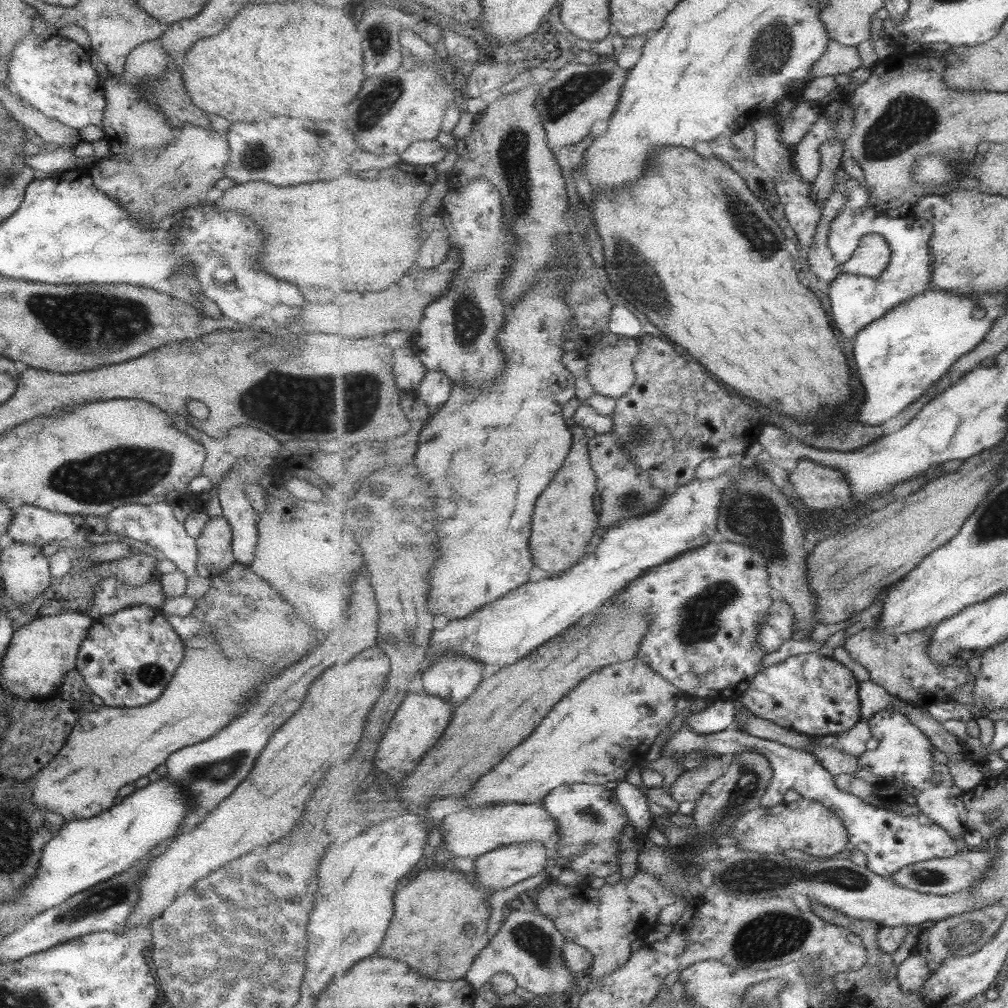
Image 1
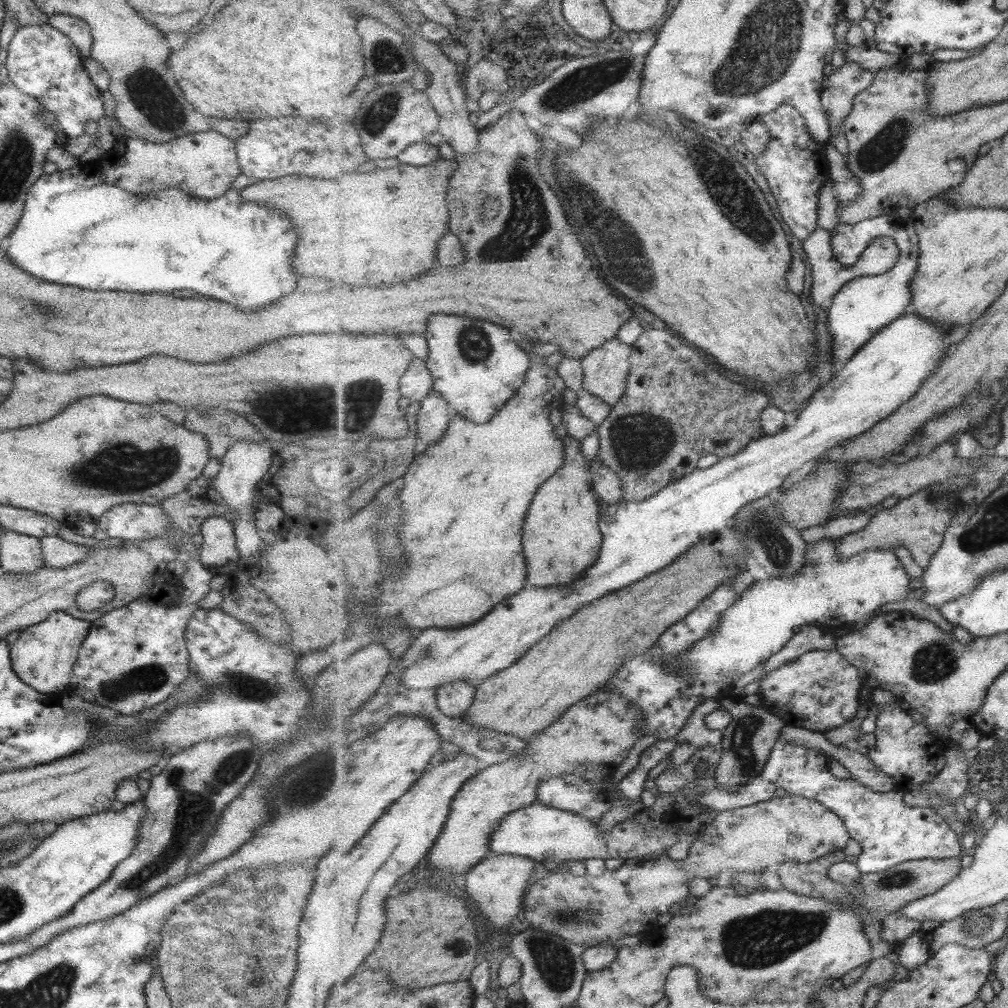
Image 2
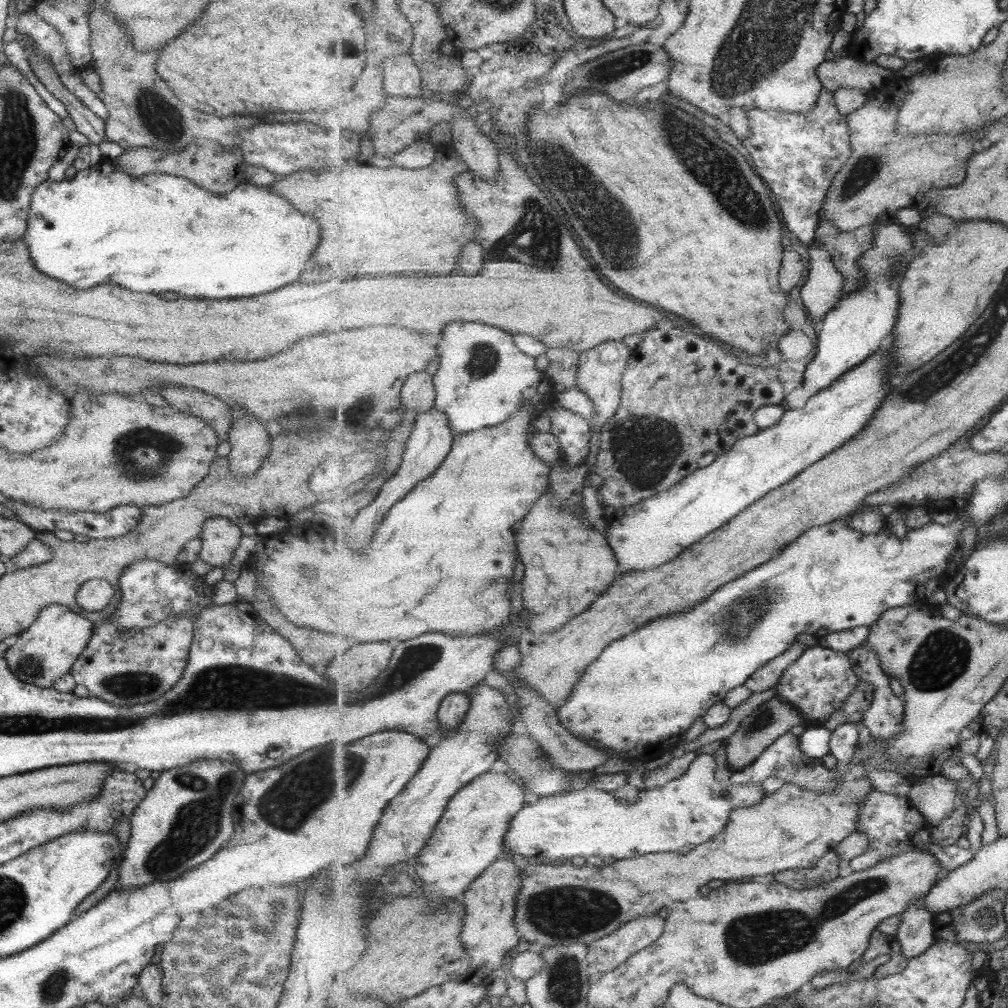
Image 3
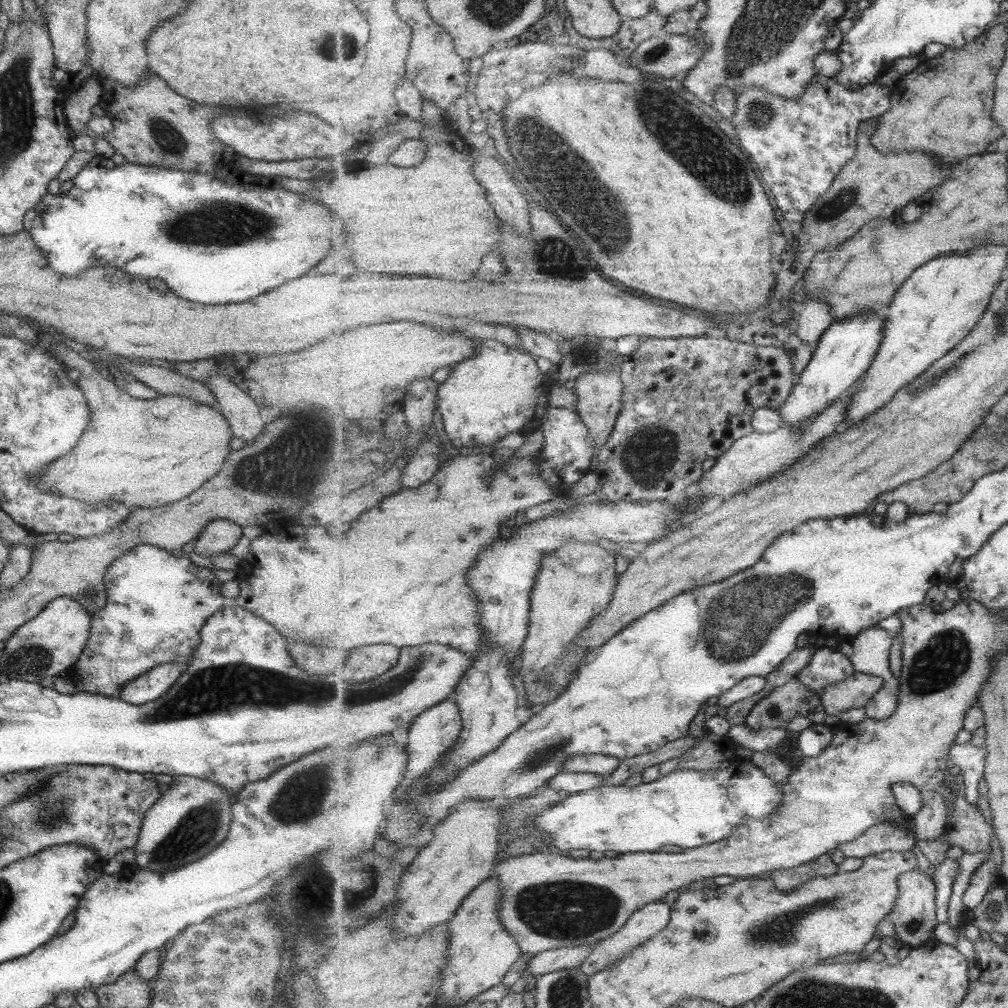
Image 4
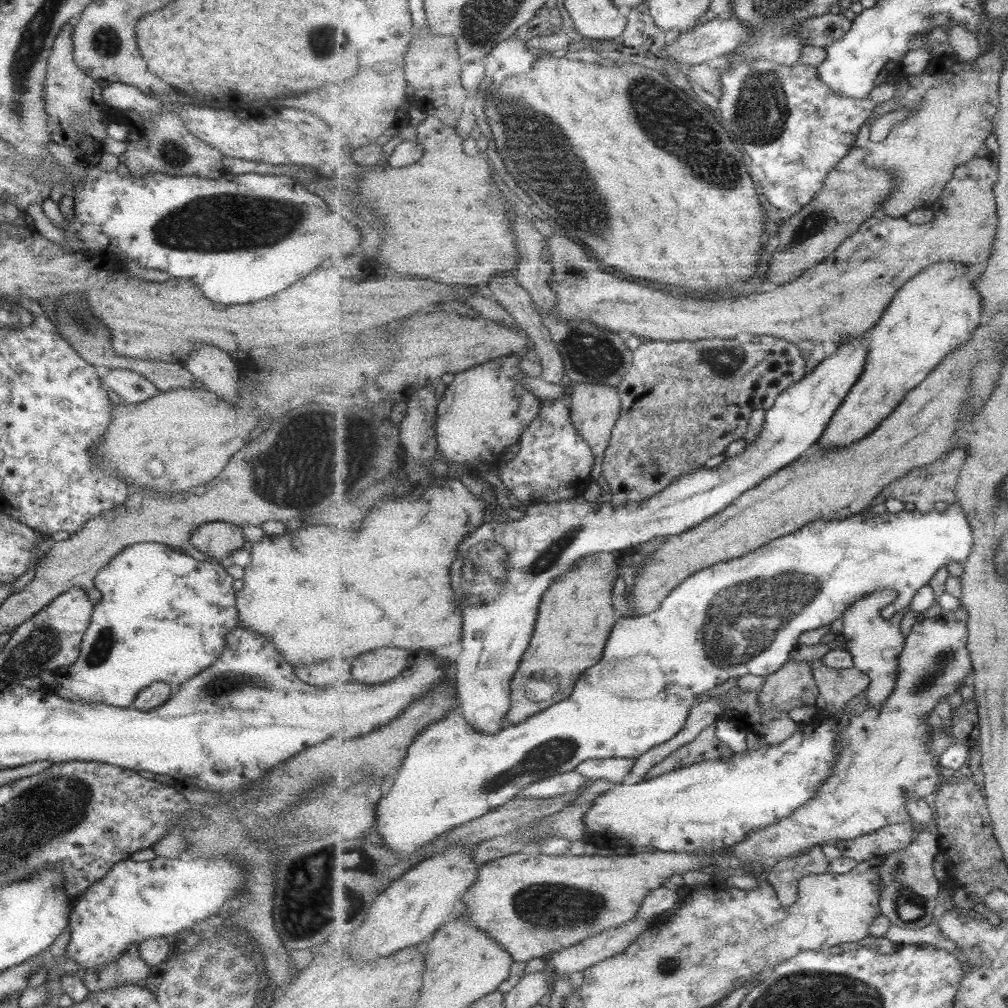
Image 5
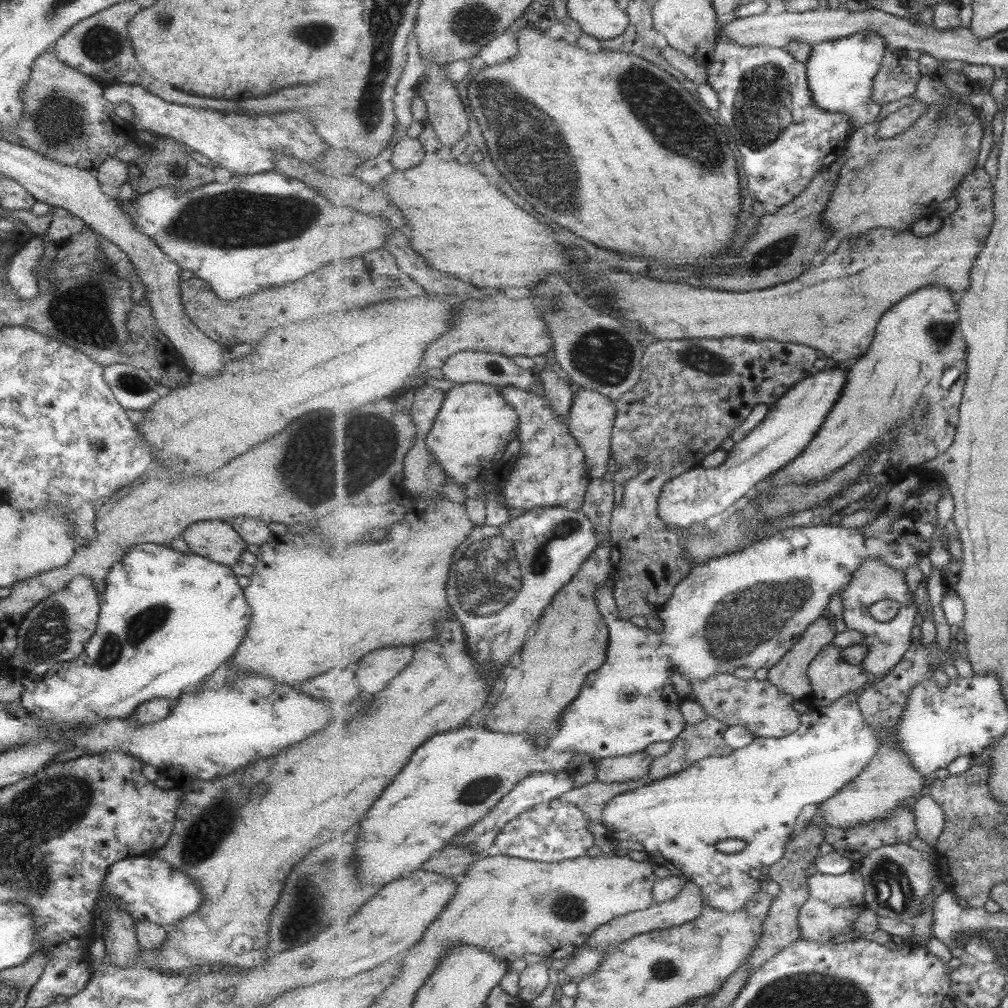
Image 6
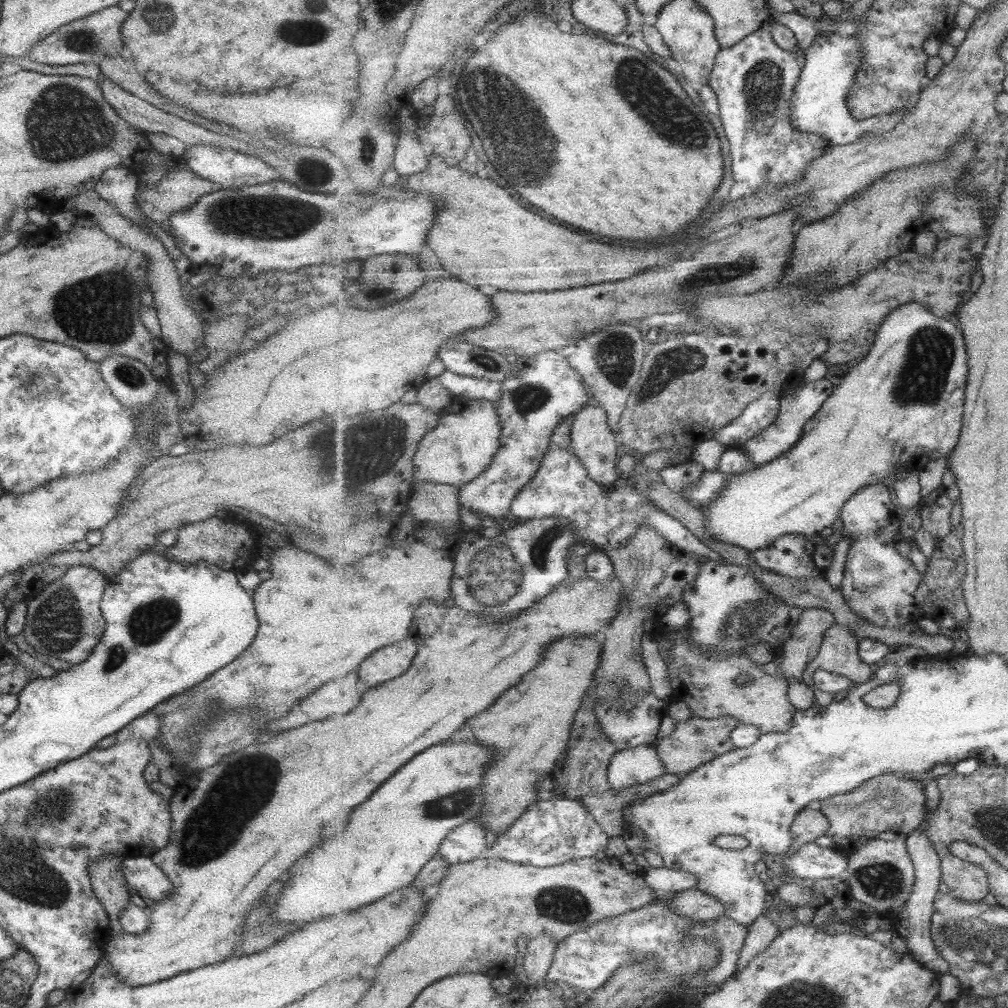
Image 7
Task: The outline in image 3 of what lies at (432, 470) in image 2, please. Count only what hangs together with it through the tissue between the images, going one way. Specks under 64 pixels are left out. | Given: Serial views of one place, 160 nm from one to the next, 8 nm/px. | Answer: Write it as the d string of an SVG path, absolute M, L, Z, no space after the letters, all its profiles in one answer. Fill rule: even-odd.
M525 405L521 407L521 412L517 412L517 416L513 416L513 420L507 420L505 424L501 424L501 426L497 426L497 428L483 428L483 430L477 430L477 432L464 432L463 434L455 433L454 434L454 443L451 449L451 452L447 455L447 458L444 460L444 463L440 466L439 469L436 470L435 474L428 476L423 482L419 483L407 496L404 496L397 504L393 505L393 508L389 509L389 512L385 515L385 520L381 522L381 526L379 526L379 530L377 530L377 534L373 536L373 542L371 542L371 546L369 548L365 548L363 550L363 554L347 554L347 552L331 552L331 554L317 554L317 550L313 548L313 544L308 544L307 546L311 546L309 550L305 548L305 542L303 540L299 540L299 537L289 537L285 540L276 539L275 536L260 538L256 541L255 549L253 551L253 554L249 556L249 559L244 562L244 565L246 566L246 569L252 572L255 575L256 578L256 584L255 586L263 587L264 591L270 596L271 602L274 604L275 607L279 608L281 610L281 614L289 622L293 622L293 624L297 624L297 626L307 626L307 628L312 628L316 631L326 632L330 635L337 635L337 636L351 636L351 638L357 638L353 644L357 644L357 642L375 642L375 640L393 640L393 638L397 638L397 640L401 641L408 641L412 638L415 638L416 636L421 636L424 634L429 634L430 632L442 632L445 634L448 634L449 636L454 637L460 637L460 636L469 636L471 635L496 635L497 633L500 634L500 637L504 638L504 642L502 642L502 645L504 648L502 648L497 653L496 658L496 669L499 670L500 674L502 676L505 676L507 680L515 681L516 682L516 692L520 696L520 708L519 708L519 714L521 721L524 723L524 726L526 727L526 730L528 731L528 737L534 742L537 743L548 755L548 759L551 760L551 764L555 764L557 768L563 770L563 772L573 772L573 774L579 774L581 772L585 771L593 771L597 766L601 766L602 764L605 764L607 760L611 759L611 756L607 756L607 753L605 751L601 751L597 749L597 747L593 747L592 743L585 742L585 740L578 739L576 736L573 736L571 734L571 731L569 729L566 729L560 721L559 715L558 715L558 709L553 706L538 690L535 690L530 684L526 684L526 682L522 682L522 680L518 680L516 676L514 676L514 672L516 671L517 667L520 667L521 661L522 661L522 654L520 651L519 644L517 642L517 637L510 636L508 634L508 624L512 622L512 616L511 616L511 600L509 600L509 594L507 593L507 590L510 588L510 582L512 582L511 578L513 578L513 574L515 574L515 564L517 564L517 556L519 555L518 548L516 547L516 533L513 534L513 526L519 522L519 520L523 520L527 514L529 514L529 510L533 508L533 504L545 494L545 492L548 491L549 485L550 485L550 475L552 472L552 465L546 462L543 462L533 450L531 450L531 446L529 446L529 440L533 438L533 434L535 432L538 432L538 430L535 430L535 426L531 424L531 406ZM307 564L307 568L313 568L315 570L315 578L313 580L305 580L303 576L301 576L302 572L299 572L303 566Z

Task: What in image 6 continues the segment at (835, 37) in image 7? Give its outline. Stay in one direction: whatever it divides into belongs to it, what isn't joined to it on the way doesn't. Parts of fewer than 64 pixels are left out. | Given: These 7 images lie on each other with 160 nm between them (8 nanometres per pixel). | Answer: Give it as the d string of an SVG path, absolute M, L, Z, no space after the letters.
M870 30L813 44L811 58L806 64L814 103L832 113L845 113L850 118L853 132L880 120L882 106L874 102L872 94L888 45L883 35Z

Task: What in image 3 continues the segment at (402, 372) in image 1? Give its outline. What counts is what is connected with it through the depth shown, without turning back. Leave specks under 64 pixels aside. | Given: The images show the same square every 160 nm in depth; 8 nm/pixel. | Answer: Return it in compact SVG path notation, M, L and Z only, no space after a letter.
M419 371L408 376L400 393L401 403L415 415L431 412L436 404L436 386L429 372Z

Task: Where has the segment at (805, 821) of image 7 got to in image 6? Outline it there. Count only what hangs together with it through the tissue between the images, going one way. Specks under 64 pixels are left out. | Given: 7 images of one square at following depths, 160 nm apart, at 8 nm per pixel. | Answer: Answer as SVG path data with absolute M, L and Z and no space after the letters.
M819 825L806 826L787 844L785 860L779 860L771 866L771 880L782 888L782 893L775 898L768 919L764 922L764 934L750 958L750 974L755 974L768 960L777 956L784 948L793 944L801 936L798 914L810 898L808 880L818 873L816 858L820 855L819 846L826 842L826 830Z

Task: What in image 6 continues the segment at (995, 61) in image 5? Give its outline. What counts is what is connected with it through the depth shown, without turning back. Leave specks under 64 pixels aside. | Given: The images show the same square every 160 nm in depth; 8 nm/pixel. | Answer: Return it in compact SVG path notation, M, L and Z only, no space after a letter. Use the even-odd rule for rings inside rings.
M923 75L915 95L882 106L880 116L885 117L917 100L925 103L926 112L909 128L894 137L877 138L877 120L852 133L843 154L846 160L840 179L831 192L832 198L824 215L824 227L832 235L822 250L822 260L836 253L844 240L855 242L874 228L909 231L912 223L935 215L937 204L955 196L956 188L977 166L975 158L981 150L983 124L976 108L967 103L945 108L948 96L950 90L941 80ZM944 110L946 113L941 117Z

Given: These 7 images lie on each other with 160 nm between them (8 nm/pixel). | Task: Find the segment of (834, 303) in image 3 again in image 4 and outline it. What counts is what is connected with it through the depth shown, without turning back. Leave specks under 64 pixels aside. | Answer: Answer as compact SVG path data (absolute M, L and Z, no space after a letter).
M813 298L801 306L794 331L805 344L816 350L824 332L833 324L831 306L821 298Z

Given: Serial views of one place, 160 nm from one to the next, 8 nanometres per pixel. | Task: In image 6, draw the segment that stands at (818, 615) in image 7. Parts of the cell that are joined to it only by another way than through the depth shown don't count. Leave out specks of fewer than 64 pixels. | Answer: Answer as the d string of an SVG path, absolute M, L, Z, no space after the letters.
M833 616L829 617L829 619L821 617L811 624L804 632L801 640L791 648L784 658L781 659L781 662L777 663L773 668L768 669L767 679L779 688L782 688L785 692L792 694L796 697L796 700L803 699L805 694L813 692L814 690L811 690L812 681L808 675L810 664L825 647L831 644L830 642L833 642L833 638L838 636L837 630L835 630L835 626L833 625L837 621L838 619Z

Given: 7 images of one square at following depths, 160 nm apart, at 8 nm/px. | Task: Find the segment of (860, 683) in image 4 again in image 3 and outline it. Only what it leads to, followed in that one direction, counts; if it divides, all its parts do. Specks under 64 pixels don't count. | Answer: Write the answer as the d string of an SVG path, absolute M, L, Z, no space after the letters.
M860 681L844 707L831 716L824 726L833 732L839 725L862 721L873 702L875 692L876 688L872 684Z

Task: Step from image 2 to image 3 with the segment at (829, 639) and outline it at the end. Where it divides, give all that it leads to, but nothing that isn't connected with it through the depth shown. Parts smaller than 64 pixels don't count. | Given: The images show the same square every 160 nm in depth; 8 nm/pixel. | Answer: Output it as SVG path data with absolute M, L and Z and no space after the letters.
M795 643L789 647L787 652L780 654L777 658L770 660L765 666L762 666L747 680L745 686L753 693L765 692L772 686L776 686L779 679L789 665L792 665L806 650L807 645Z

